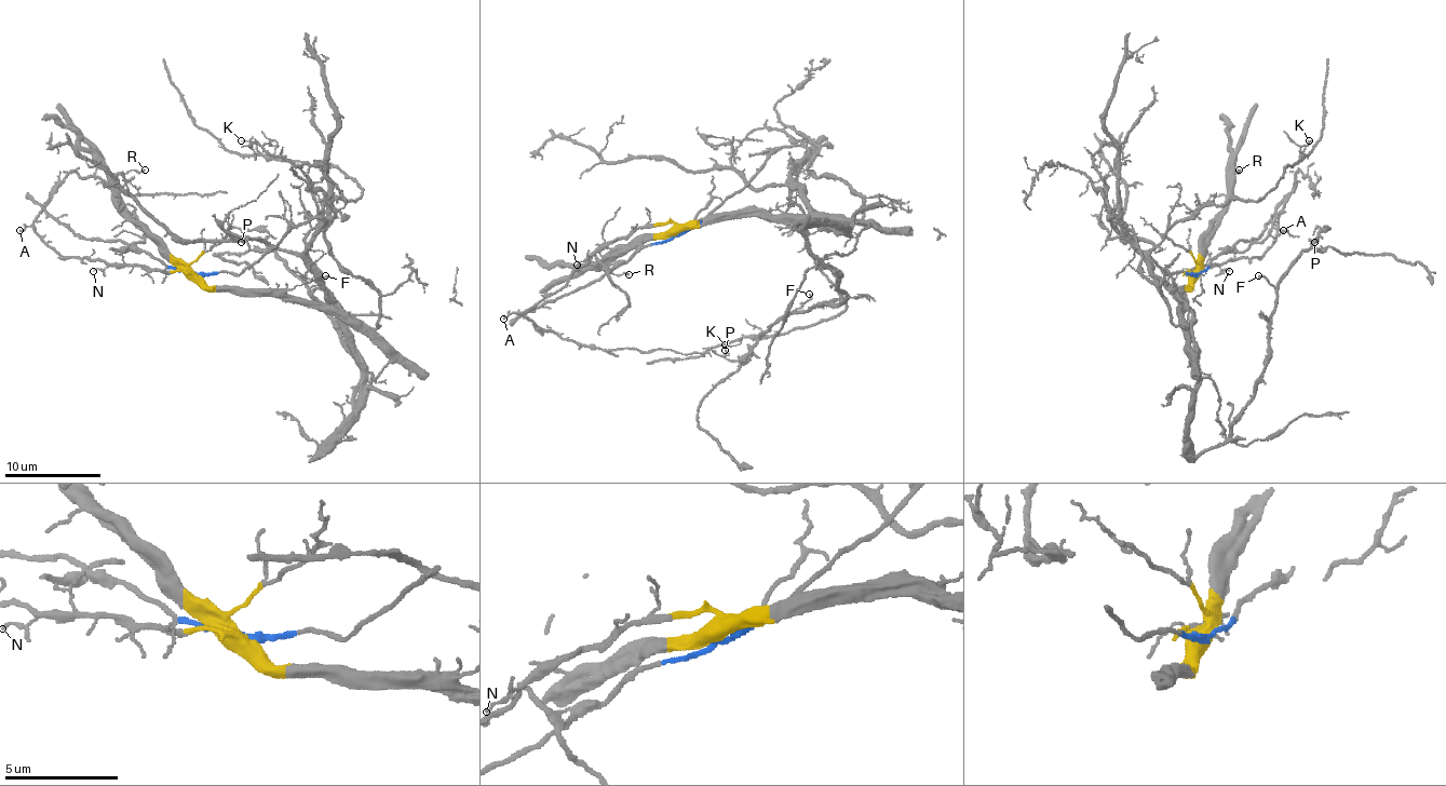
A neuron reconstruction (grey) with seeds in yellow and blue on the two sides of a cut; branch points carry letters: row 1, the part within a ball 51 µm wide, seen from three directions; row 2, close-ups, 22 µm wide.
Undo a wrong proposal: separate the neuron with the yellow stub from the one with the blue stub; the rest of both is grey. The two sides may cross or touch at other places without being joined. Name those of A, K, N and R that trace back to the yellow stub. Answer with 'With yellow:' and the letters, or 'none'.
With yellow: A, N, R

